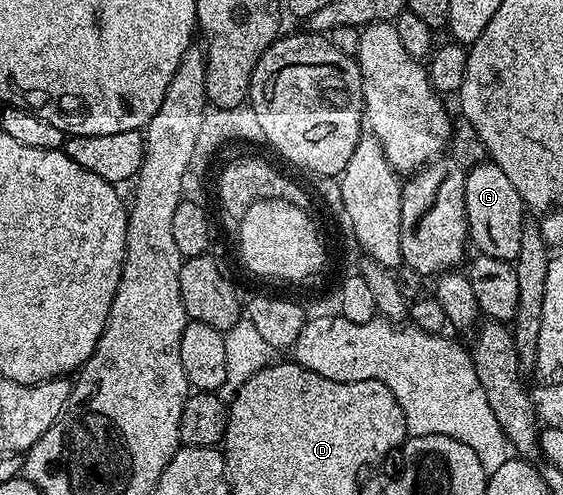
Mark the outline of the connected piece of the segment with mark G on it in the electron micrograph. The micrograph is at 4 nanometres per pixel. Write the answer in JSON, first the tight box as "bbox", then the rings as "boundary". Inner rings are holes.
{"bbox":[465,161,525,261],"boundary":[[[484,161],[467,171],[467,180],[465,181],[467,234],[470,242],[473,244],[474,250],[478,254],[506,259],[508,261],[515,260],[517,249],[519,248],[517,242],[517,219],[515,223],[515,215],[520,214],[519,216],[522,216],[524,214],[522,211],[525,211],[523,199],[517,193],[517,189],[513,189],[513,181],[509,181],[509,177],[505,177],[505,173],[501,173],[501,169],[497,164]]]}

